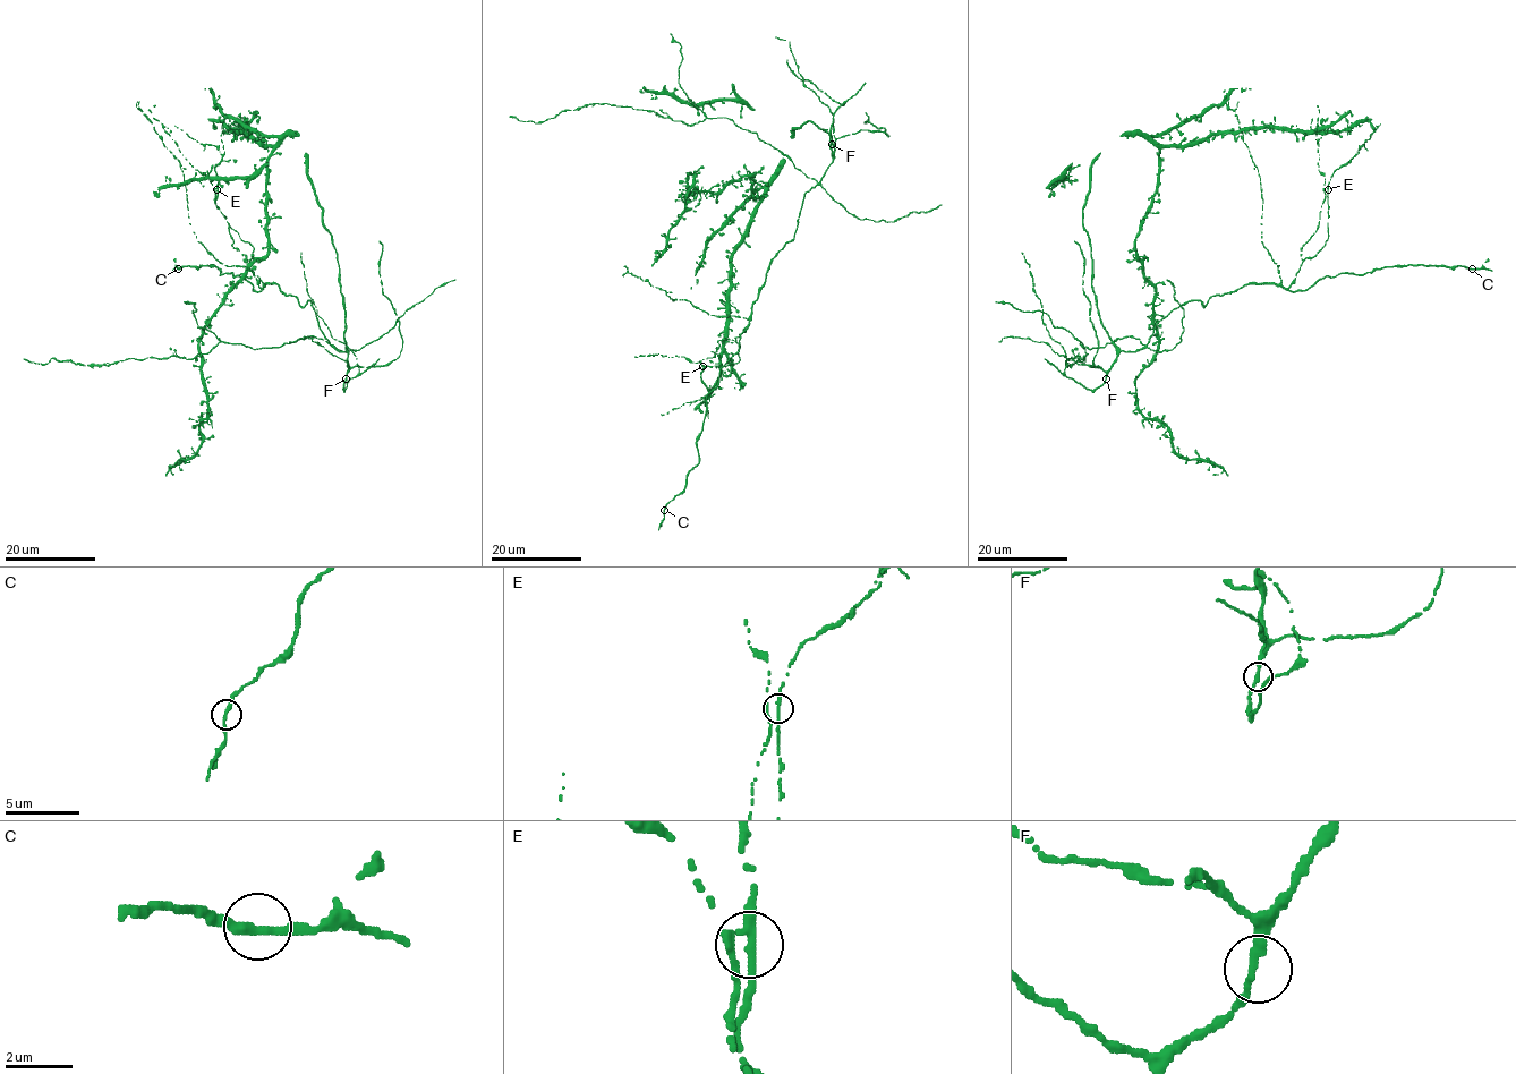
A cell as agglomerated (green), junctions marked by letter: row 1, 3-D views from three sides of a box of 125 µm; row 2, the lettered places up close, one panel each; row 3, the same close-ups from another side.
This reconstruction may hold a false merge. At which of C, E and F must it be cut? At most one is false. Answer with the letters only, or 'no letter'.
no letter

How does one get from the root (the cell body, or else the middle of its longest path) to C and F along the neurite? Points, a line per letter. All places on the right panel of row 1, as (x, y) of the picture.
C: (1331, 177), (1328, 239), (1302, 263), (1289, 290), (1306, 290), (1326, 276), (1393, 266), (1472, 269)
F: (1331, 177), (1328, 239), (1287, 288), (1246, 283), (1203, 306), (1185, 301), (1142, 348), (1122, 350), (1106, 378)

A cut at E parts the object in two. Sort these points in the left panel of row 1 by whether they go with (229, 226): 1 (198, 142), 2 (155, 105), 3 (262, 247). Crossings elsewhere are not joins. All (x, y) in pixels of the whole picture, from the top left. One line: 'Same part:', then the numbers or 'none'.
Same part: 2, 3

